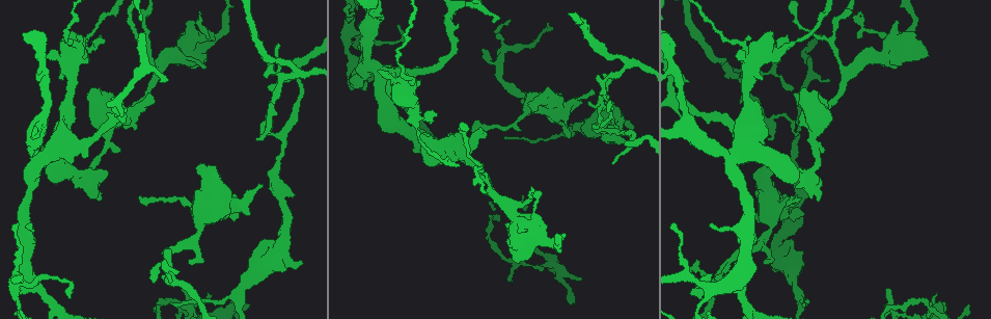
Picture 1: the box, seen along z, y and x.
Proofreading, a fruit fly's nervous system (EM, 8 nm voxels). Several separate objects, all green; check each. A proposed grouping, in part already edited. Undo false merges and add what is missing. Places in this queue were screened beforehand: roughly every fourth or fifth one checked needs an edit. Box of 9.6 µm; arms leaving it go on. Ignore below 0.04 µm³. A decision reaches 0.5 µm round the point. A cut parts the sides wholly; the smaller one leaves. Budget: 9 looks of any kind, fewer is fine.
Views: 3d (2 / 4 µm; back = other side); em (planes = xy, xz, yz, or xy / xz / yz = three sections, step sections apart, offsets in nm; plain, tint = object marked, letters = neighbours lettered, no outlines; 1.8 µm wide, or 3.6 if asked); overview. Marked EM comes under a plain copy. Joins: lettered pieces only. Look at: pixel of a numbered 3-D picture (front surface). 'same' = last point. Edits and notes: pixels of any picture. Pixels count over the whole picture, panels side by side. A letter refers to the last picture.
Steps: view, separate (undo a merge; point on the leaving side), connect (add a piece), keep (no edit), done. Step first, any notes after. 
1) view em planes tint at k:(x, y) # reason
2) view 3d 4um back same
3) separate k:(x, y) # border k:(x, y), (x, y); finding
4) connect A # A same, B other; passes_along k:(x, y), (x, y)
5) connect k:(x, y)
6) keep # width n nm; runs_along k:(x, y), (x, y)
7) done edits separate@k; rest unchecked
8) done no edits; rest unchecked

view em xy step 4 tint at 1:(601, 102) # sharp bend

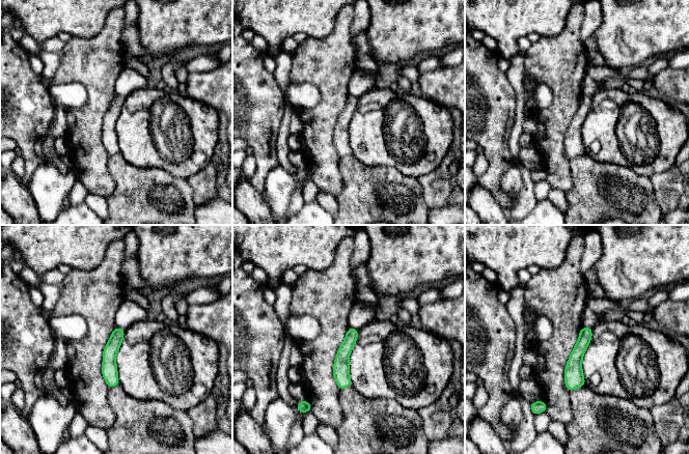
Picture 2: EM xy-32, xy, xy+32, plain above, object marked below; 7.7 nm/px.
view em planes letters same

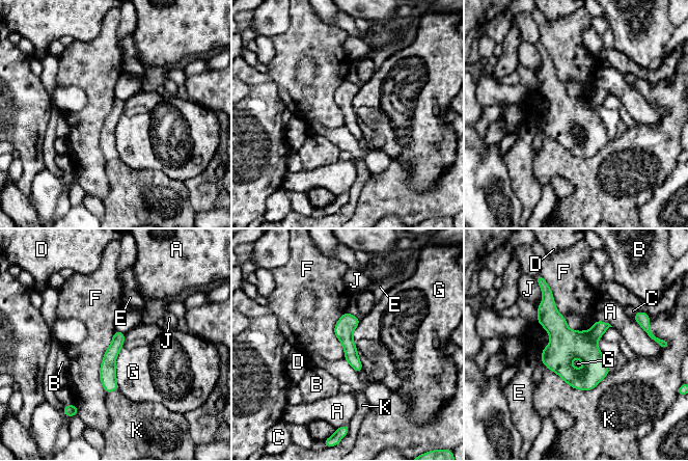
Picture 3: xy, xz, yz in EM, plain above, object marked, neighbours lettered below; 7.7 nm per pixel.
separate 3:(565, 345) # A other, B other, C other, D other, E other, F other, G other, J other, K other; border 3:(590, 329), (598, 337); two neurons meet here

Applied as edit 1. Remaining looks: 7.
view 3d 2um at 1:(830, 79) # thin end

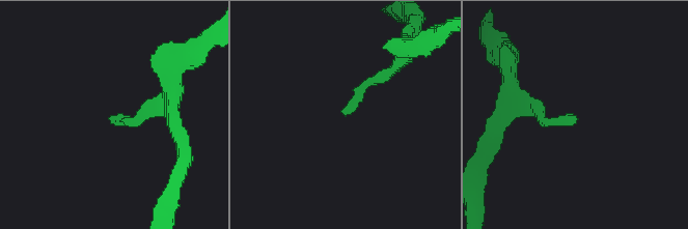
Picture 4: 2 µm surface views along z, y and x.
view em xz step 16 letters at 4:(344, 113)

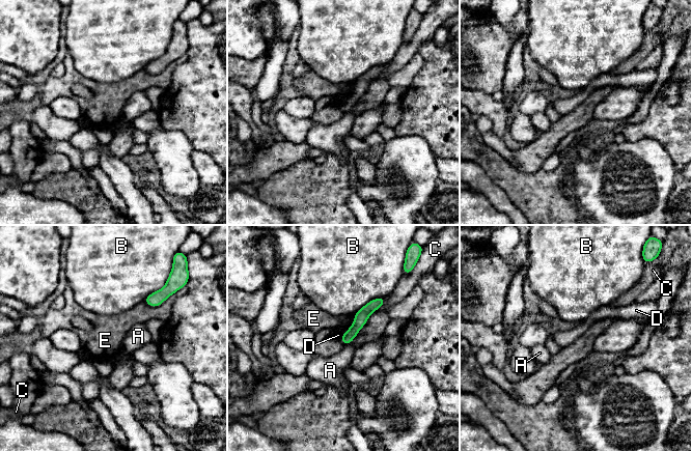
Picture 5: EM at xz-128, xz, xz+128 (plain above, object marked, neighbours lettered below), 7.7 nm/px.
view em planes letters same

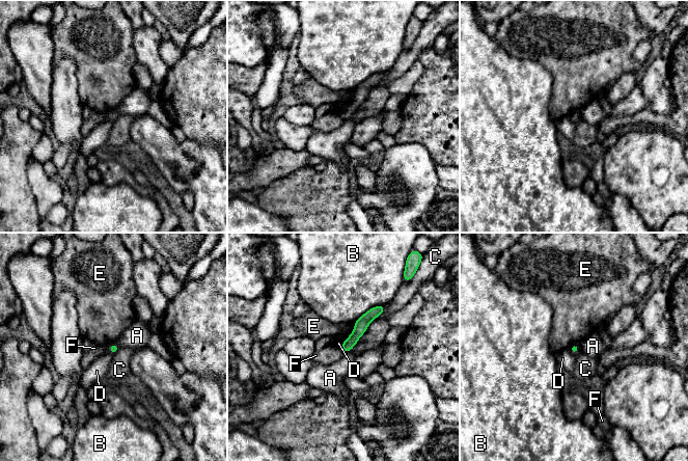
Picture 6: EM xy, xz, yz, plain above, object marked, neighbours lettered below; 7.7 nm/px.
keep # longest_contact C 460 nm; A other, B other, C other, D other, E other, F other; runs_along 6:(381, 307), (361, 324), (345, 348); none of them fits

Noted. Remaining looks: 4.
view 3d 2um at 1:(847, 76) # three arms meet

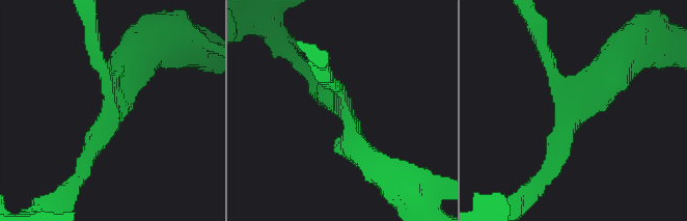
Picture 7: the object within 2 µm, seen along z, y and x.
view em xy step 8 tint at 7:(113, 113) # arms 3

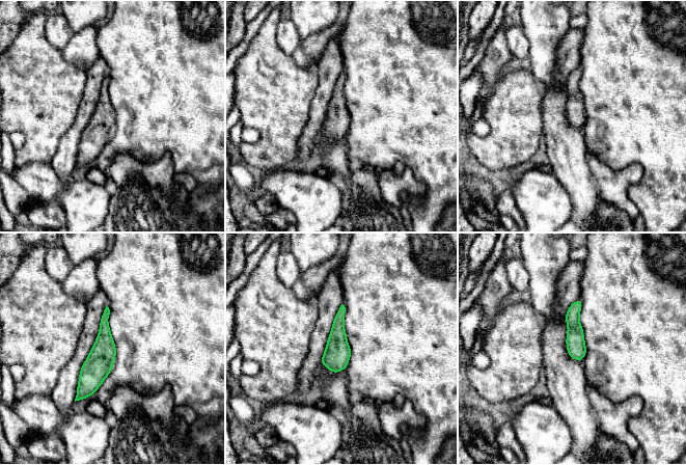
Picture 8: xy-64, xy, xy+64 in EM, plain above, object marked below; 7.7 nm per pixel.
view em planes letters same # cut it another way

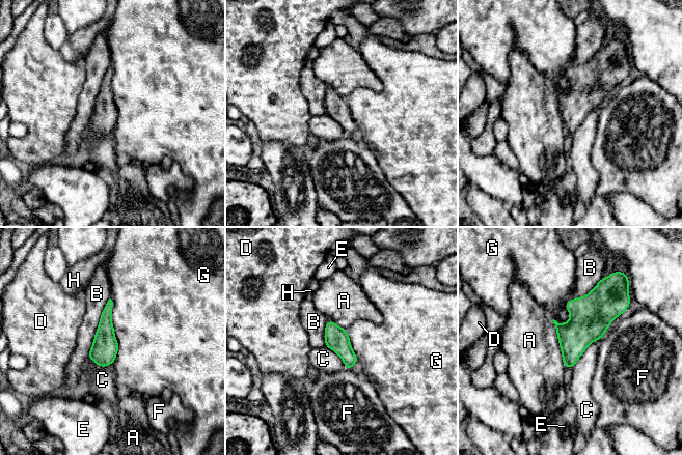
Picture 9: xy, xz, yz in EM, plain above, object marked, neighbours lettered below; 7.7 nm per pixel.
keep # longest_contact G 500 nm; A other, B other, C other, D other, E other, F other, G other, H other; border 9:(110, 299), (117, 343), (113, 363); all the same neuron

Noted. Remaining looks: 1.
view em planes letters at 1:(815, 131)

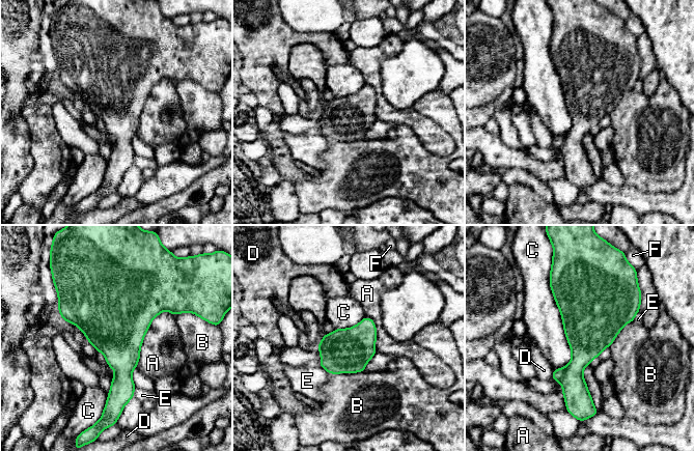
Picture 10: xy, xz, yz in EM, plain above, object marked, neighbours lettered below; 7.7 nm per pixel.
keep # A other, B other, C other, D other, E other, F other; border 10:(549, 277), (571, 349), (553, 370); one neuron here

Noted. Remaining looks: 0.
done edits separate@3; rest unchecked

